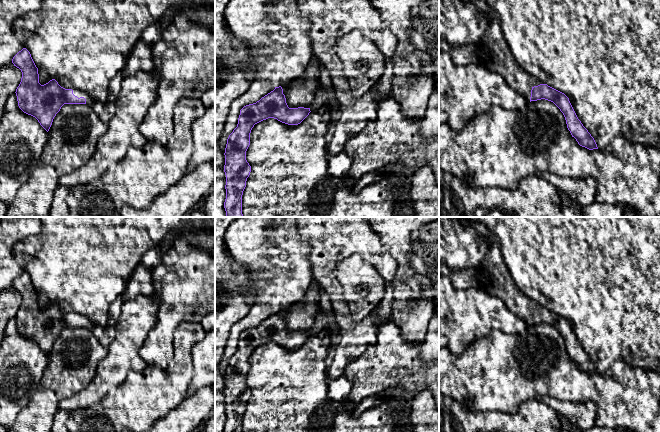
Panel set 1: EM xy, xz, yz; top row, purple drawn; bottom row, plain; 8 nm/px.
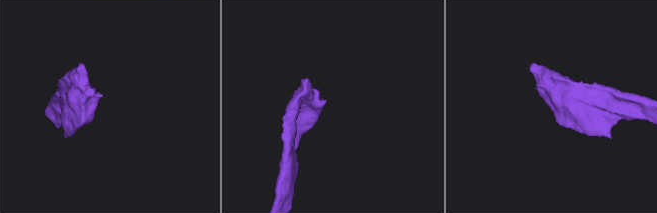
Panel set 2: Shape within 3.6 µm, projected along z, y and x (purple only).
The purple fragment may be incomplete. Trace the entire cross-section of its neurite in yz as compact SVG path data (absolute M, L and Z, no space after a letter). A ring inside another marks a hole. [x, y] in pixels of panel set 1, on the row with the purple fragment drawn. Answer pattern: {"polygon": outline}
{"polygon": "M547 84L532 87L530 102L541 99L553 102L560 109L565 117L568 130L580 146L589 150L598 149L594 138L578 119L569 98L564 93Z"}

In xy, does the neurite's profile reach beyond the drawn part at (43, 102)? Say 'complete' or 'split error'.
split error

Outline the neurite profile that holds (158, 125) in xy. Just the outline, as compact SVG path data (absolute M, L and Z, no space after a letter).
M186 7L173 12L163 28L161 39L153 45L152 72L160 78L160 82L157 98L140 124L140 131L147 141L167 143L174 131L174 106L183 98L200 99L207 90L215 86L215 32L211 26L191 21L185 12Z

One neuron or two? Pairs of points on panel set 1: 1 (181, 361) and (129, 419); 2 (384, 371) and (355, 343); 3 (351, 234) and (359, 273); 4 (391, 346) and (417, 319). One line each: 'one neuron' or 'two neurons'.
1: one neuron
2: two neurons
3: two neurons
4: two neurons

